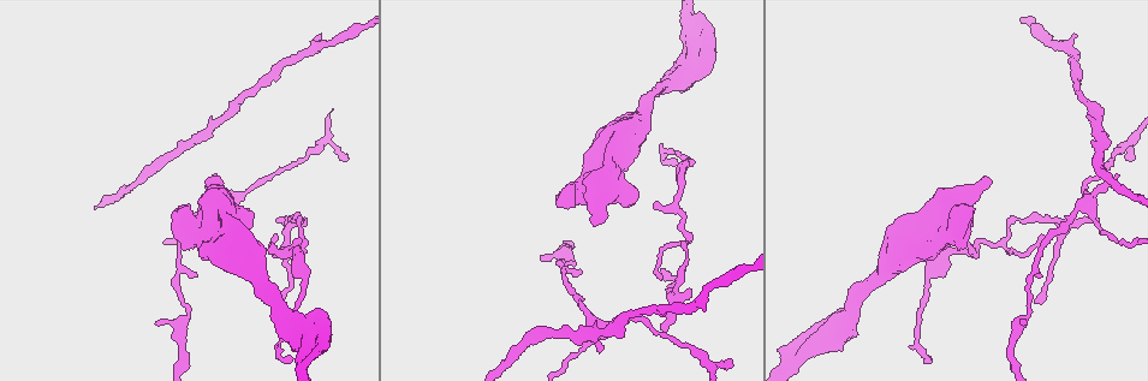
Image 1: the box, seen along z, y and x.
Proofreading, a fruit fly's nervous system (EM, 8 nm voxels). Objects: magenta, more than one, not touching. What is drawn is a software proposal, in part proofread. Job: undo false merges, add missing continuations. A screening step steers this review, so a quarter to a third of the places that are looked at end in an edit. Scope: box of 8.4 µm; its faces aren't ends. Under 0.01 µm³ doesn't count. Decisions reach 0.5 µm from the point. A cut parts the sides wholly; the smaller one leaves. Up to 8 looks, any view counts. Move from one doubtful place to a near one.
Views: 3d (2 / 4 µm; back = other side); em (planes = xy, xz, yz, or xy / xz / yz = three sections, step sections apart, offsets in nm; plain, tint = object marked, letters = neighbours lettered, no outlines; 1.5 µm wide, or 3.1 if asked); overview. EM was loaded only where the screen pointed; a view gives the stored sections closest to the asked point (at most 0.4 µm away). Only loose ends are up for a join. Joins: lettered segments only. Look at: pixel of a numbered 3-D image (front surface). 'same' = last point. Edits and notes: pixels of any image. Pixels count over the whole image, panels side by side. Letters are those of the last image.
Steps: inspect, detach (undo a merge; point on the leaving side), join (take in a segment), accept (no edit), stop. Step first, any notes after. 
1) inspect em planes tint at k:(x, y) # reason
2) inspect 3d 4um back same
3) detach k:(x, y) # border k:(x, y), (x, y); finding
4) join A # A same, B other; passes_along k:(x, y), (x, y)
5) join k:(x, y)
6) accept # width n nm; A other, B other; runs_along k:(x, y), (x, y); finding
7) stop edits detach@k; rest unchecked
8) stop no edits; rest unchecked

inspect em yz step 4 letters at 1:(279, 219) # branch stops here

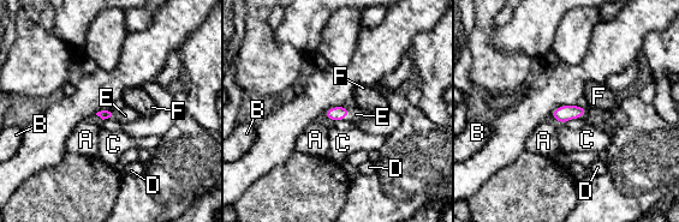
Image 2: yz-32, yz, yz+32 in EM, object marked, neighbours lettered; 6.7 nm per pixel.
inspect em xy step 8 letters same

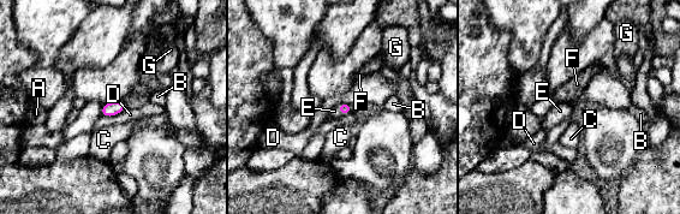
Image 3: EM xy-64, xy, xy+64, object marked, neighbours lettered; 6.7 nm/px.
join E # A other, B other, C other, D other, E same, F other, G other; passes_along 3:(344, 108), (339, 110), (334, 112); the neuron continues

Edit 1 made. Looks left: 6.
inspect overview

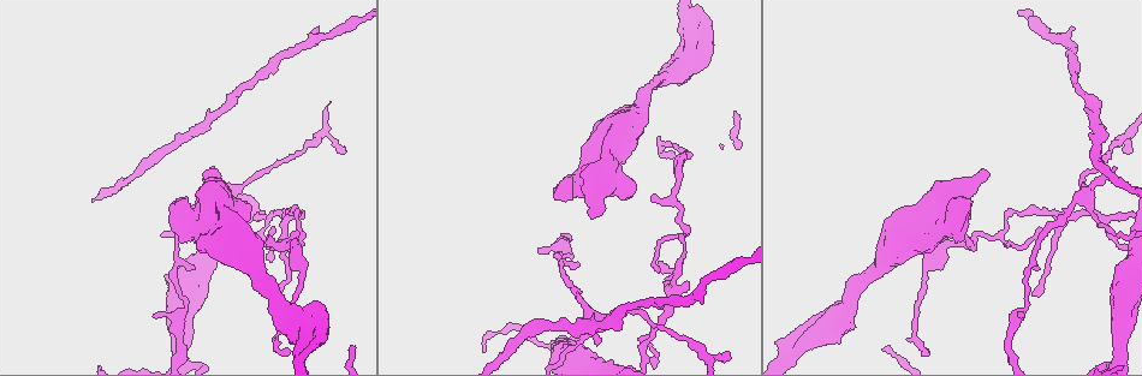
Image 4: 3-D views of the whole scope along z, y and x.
inspect em planes letters at 4:(1127, 152)

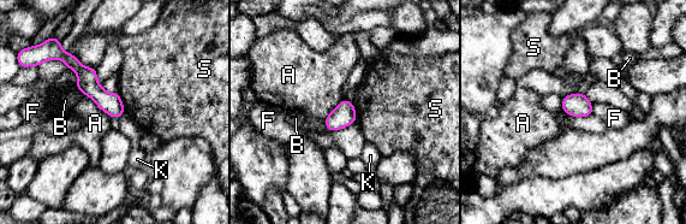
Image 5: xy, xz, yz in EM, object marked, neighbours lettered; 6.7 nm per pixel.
accept # longest_contact A 240 nm; A other, B other, F other, K other, S other; none of them fits

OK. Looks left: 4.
inspect em planes plain at 4:(597, 345) # free end

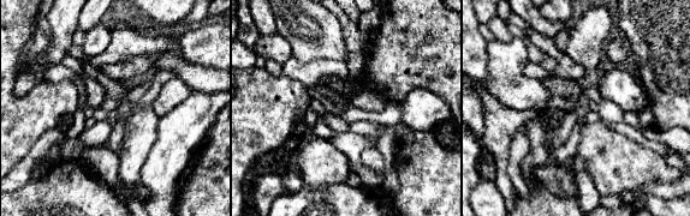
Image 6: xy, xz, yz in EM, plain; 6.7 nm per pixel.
inspect em planes letters same # see the neighbours

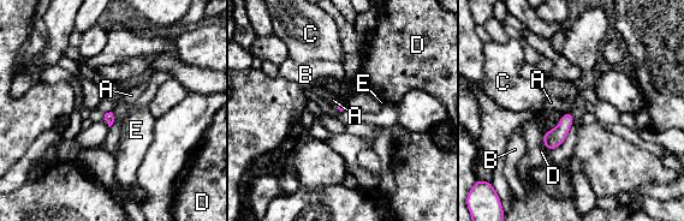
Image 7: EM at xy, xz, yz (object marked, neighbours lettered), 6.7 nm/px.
accept # A other, B other, C other, D other, E other; border 7:(570, 111), (561, 115); no lettered segment goes on from it

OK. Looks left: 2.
stop edits join@3; rest unchecked

